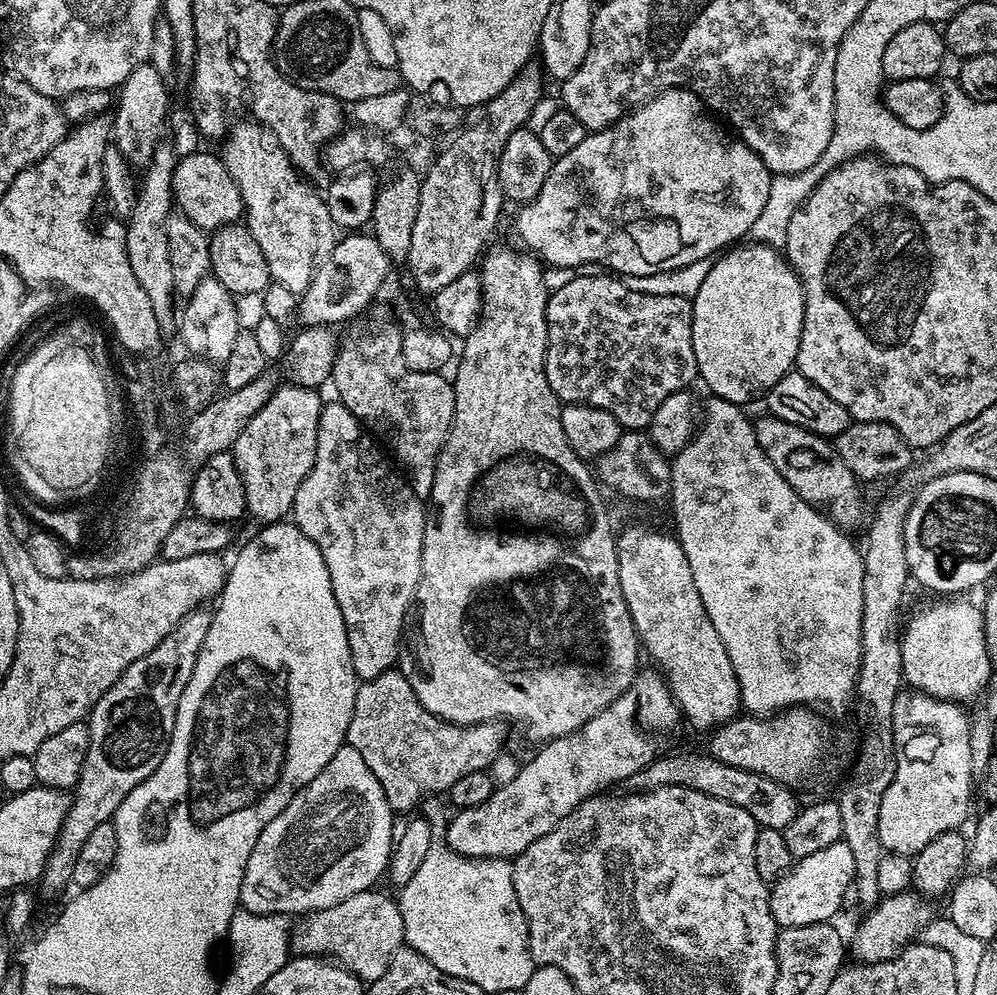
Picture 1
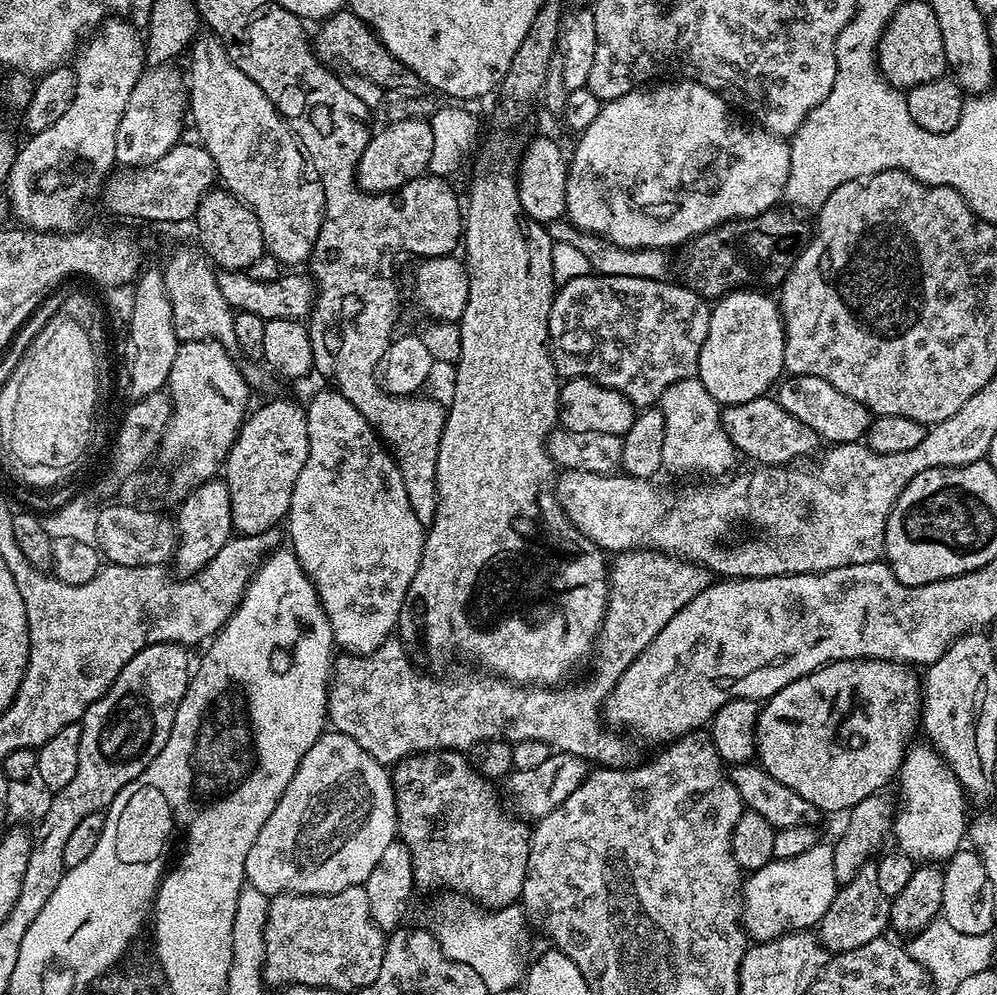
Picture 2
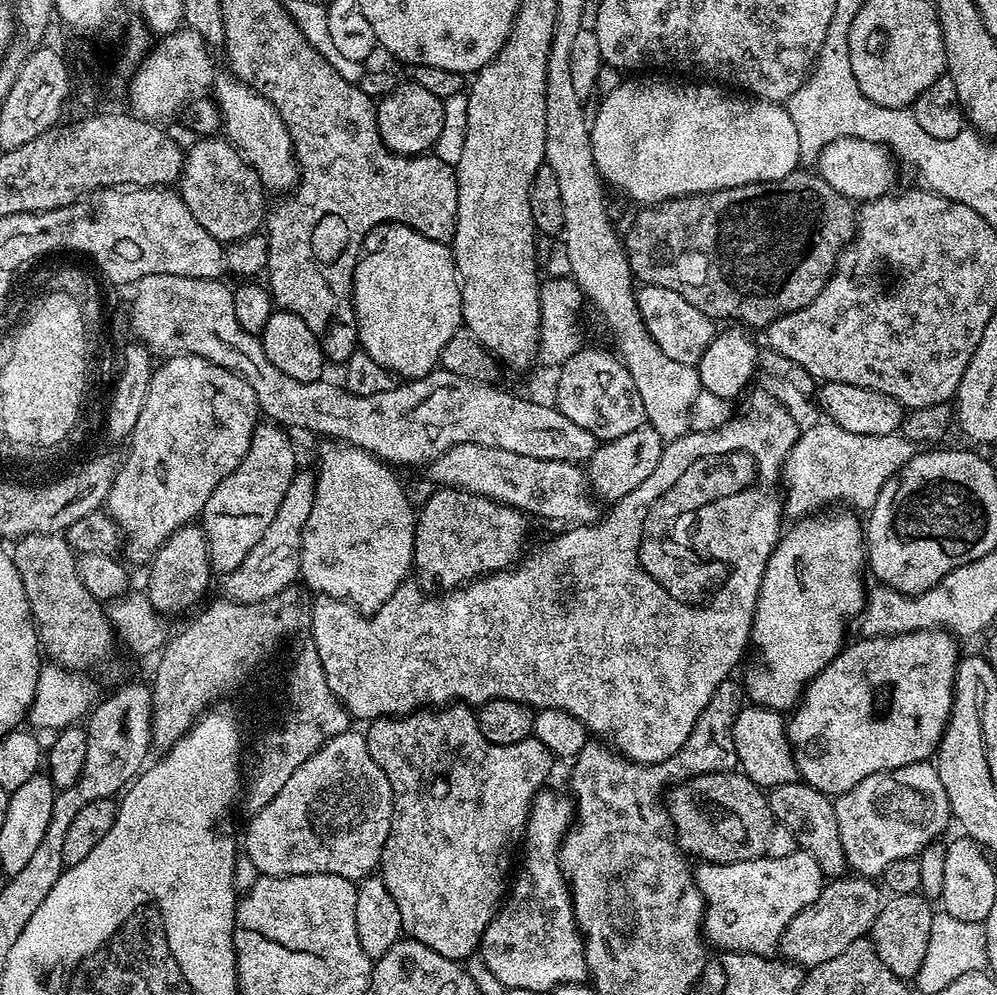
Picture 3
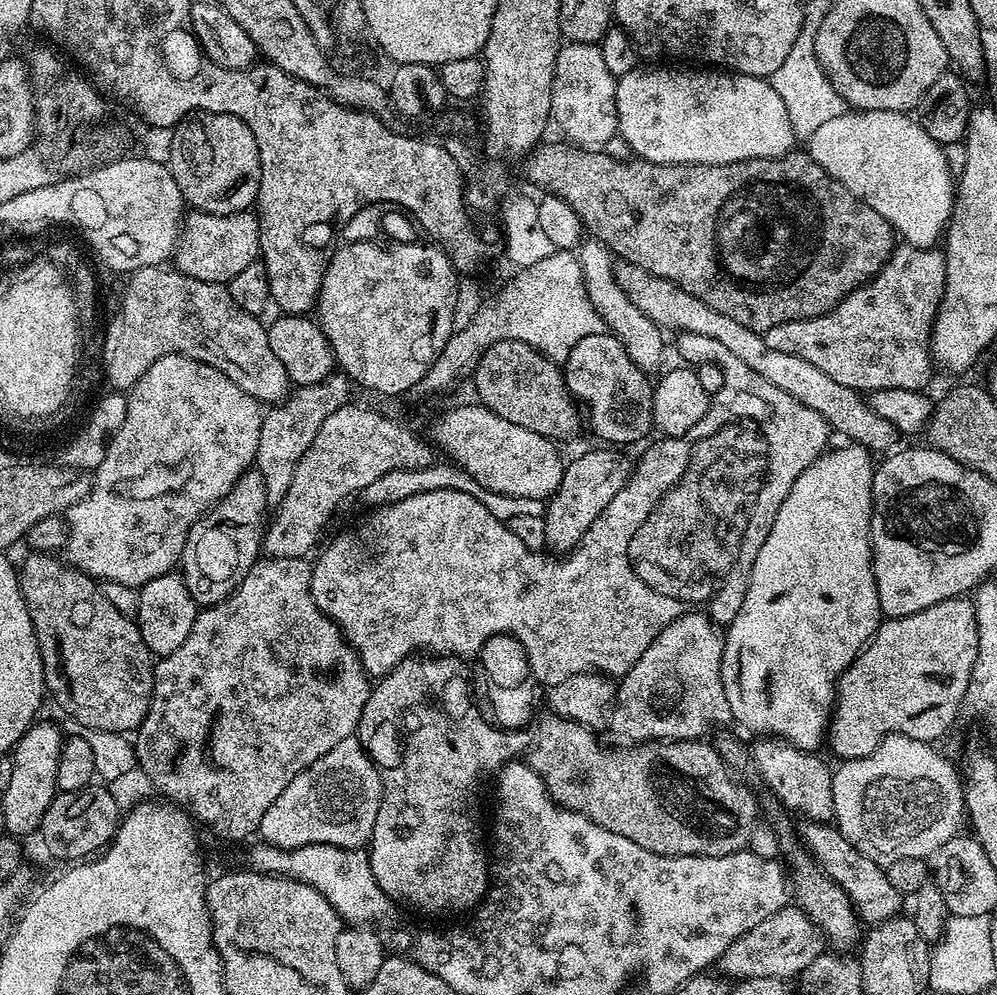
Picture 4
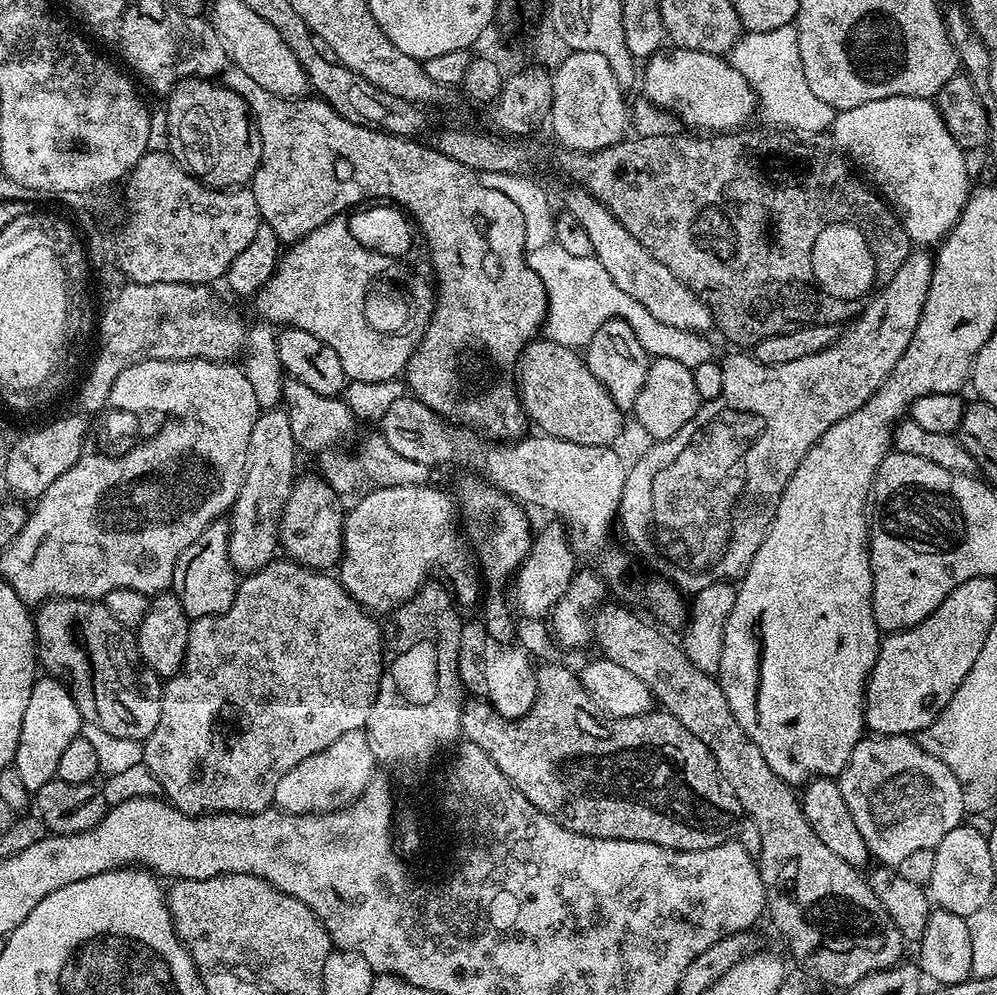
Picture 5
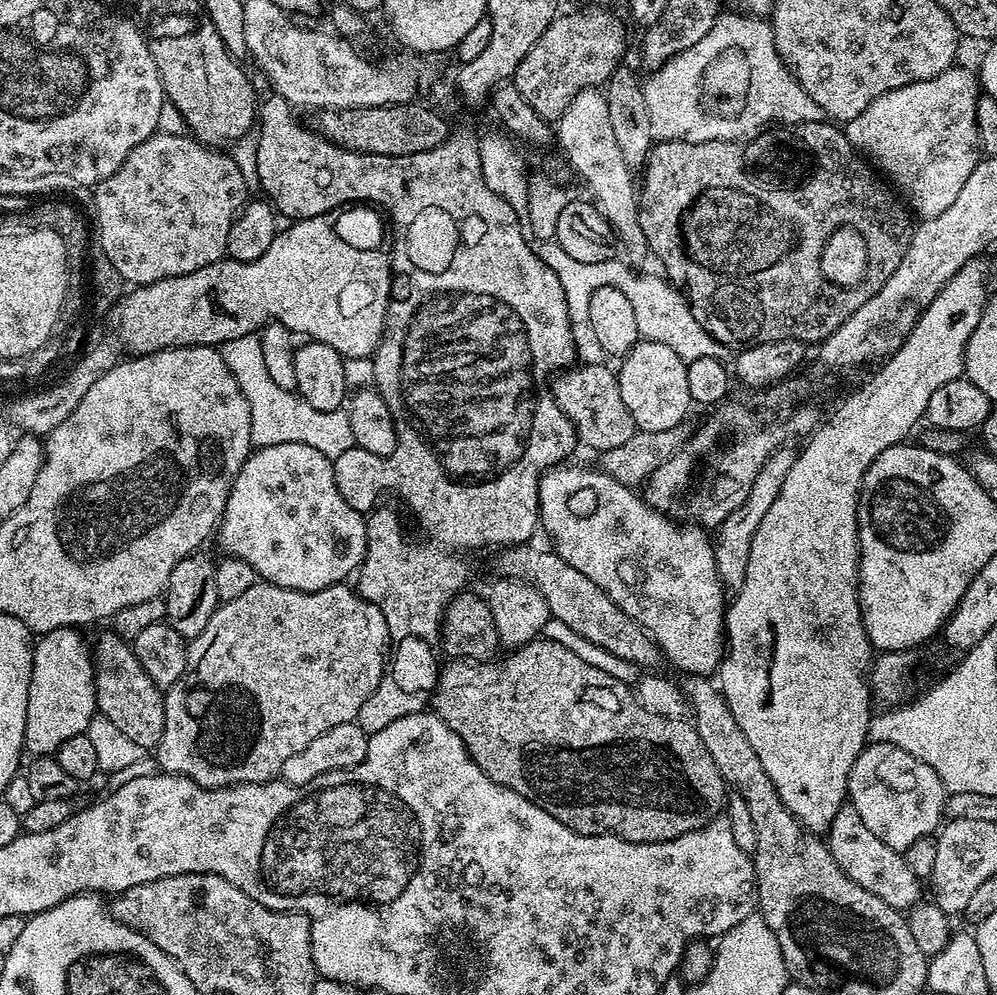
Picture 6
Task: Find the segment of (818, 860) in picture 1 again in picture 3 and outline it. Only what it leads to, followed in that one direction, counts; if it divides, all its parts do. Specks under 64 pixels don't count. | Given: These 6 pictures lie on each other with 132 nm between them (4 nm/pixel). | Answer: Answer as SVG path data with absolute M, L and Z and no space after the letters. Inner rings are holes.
M797 850L794 854L786 854L786 858L762 855L757 860L729 864L700 862L694 868L694 882L704 899L702 931L709 945L717 944L715 947L725 952L752 952L756 956L771 957L779 949L782 934L786 926L790 926L790 918L816 901L826 878L809 852Z

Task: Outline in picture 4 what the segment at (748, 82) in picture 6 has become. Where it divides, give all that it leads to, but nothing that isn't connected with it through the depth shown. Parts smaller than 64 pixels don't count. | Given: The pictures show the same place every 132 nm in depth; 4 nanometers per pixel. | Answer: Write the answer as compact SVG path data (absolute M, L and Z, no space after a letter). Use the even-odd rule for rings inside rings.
M814 14L805 15L804 28L798 34L796 45L786 54L786 59L778 70L770 78L774 90L778 90L778 98L786 102L786 114L790 114L790 126L797 138L806 138L830 122L830 118L838 118L846 110L842 94L834 90L828 75L824 73L824 67L816 57L816 27L820 25L820 16Z

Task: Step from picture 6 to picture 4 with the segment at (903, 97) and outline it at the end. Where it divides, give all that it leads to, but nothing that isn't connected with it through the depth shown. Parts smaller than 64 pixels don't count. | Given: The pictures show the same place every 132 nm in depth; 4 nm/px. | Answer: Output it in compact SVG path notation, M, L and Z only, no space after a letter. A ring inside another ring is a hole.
M845 110L838 118L830 118L830 122L818 126L818 130L814 130L814 134L806 137L806 144L808 144L806 151L809 156L814 158L814 162L818 162L818 166L822 166L822 170L826 170L826 174L830 174L830 178L842 182L842 186L846 186L846 190L850 190L850 194L854 194L854 198L866 202L866 206L870 206L870 210L878 210L878 214L882 214L882 218L889 220L892 223L892 231L903 243L915 248L935 248L941 243L948 226L948 220L952 216L954 173L952 167L948 165L948 153L945 145L930 138L930 134L926 134L926 130L920 125L919 119L913 118L906 112L891 112L890 110L870 110L869 112Z

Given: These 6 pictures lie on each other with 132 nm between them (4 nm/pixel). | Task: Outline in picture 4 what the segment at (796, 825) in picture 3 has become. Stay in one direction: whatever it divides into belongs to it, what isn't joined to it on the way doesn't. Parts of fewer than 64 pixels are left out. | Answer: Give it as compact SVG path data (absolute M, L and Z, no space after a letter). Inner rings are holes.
M810 820L799 825L798 836L803 847L812 853L816 865L850 898L857 916L865 925L875 926L883 920L890 920L901 911L902 897L894 886L890 886L890 878L886 878L884 868L876 865L859 853L850 842L843 837L839 829L828 822Z

